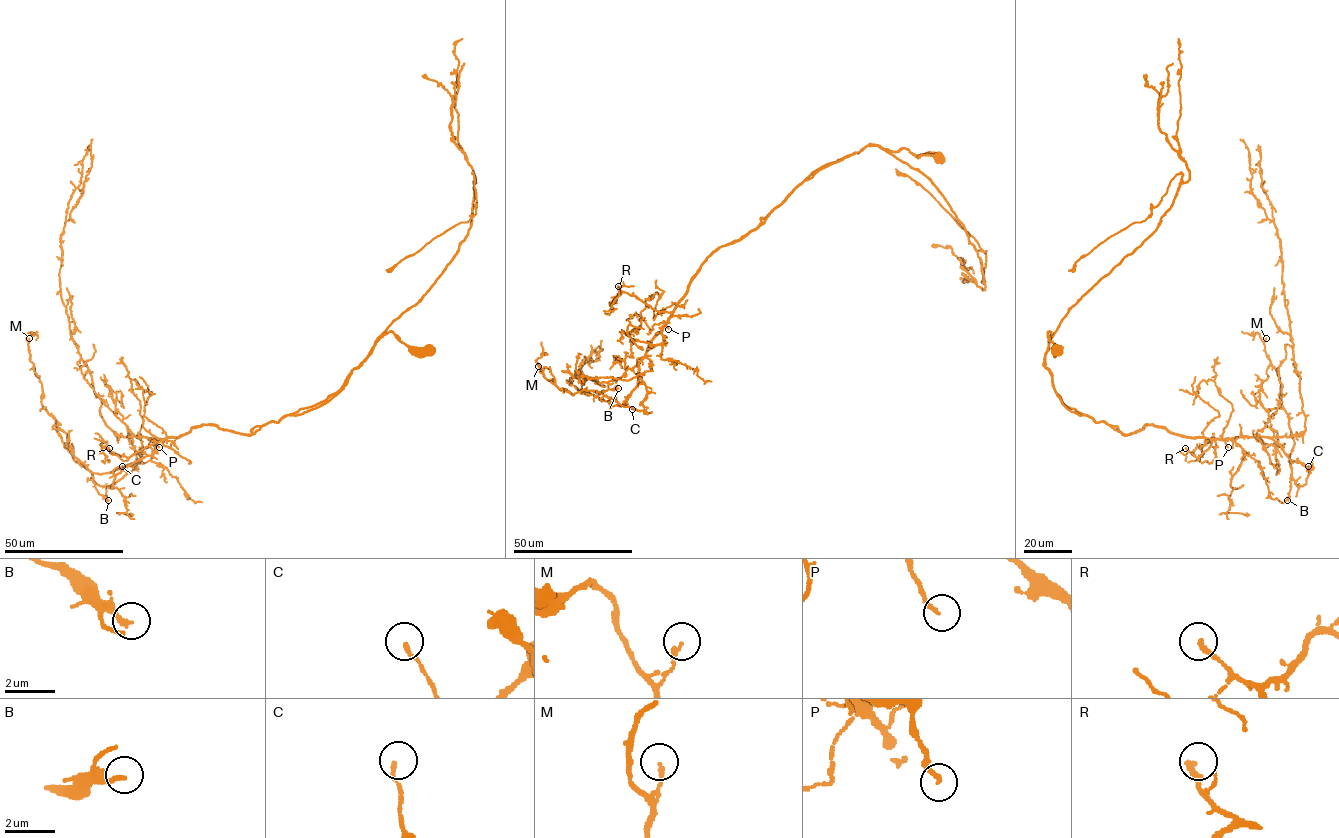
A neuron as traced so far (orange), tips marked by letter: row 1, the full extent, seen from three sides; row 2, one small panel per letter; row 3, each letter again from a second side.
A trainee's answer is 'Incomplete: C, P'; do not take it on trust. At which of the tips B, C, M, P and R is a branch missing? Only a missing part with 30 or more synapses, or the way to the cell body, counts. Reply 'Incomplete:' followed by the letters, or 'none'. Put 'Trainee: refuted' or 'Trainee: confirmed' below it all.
Incomplete: P, R
Trainee: refuted

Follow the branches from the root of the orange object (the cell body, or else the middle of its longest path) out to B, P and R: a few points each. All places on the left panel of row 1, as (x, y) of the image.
B: (430, 348), (389, 331), (337, 391), (251, 434), (130, 436), (134, 468), (93, 476), (108, 500)
P: (430, 348), (410, 349), (389, 331), (325, 400), (251, 434), (201, 424), (179, 437), (159, 438), (159, 447)
R: (430, 348), (410, 349), (389, 331), (337, 391), (251, 434), (201, 424), (129, 457), (109, 448)

